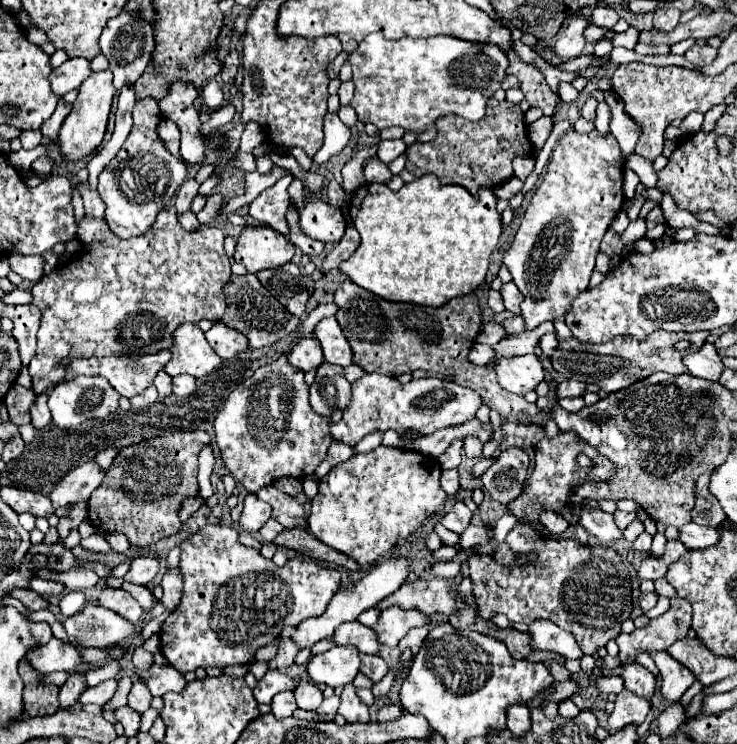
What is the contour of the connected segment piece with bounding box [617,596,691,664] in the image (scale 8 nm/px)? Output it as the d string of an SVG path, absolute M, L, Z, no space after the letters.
M671 598L671 608L659 616L649 620L649 624L645 628L637 628L631 634L619 634L617 636L617 644L619 644L619 660L621 664L633 664L635 658L641 652L657 652L657 650L667 650L667 646L671 646L673 642L687 637L689 628L691 628L691 606L689 602L681 600L681 598Z

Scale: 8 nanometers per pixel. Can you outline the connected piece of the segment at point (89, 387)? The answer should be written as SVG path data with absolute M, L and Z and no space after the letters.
M75 378L73 382L57 384L49 392L51 422L57 428L75 428L89 418L107 418L119 408L119 394L103 378Z

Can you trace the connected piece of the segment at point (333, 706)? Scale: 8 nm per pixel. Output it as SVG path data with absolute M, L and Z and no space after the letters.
M332 696L330 698L325 698L323 703L318 709L315 710L316 713L320 715L337 713L340 704L340 698L337 696Z

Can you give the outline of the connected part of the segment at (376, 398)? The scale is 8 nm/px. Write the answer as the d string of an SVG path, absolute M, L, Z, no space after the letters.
M365 374L351 384L351 400L345 408L343 420L339 424L331 424L331 436L333 440L347 446L355 446L363 436L375 430L395 430L397 434L415 432L419 436L427 436L435 430L459 426L473 420L481 404L481 398L477 398L473 390L457 386L455 382L419 378L411 380L409 384L401 384L397 378L389 378L383 374Z

